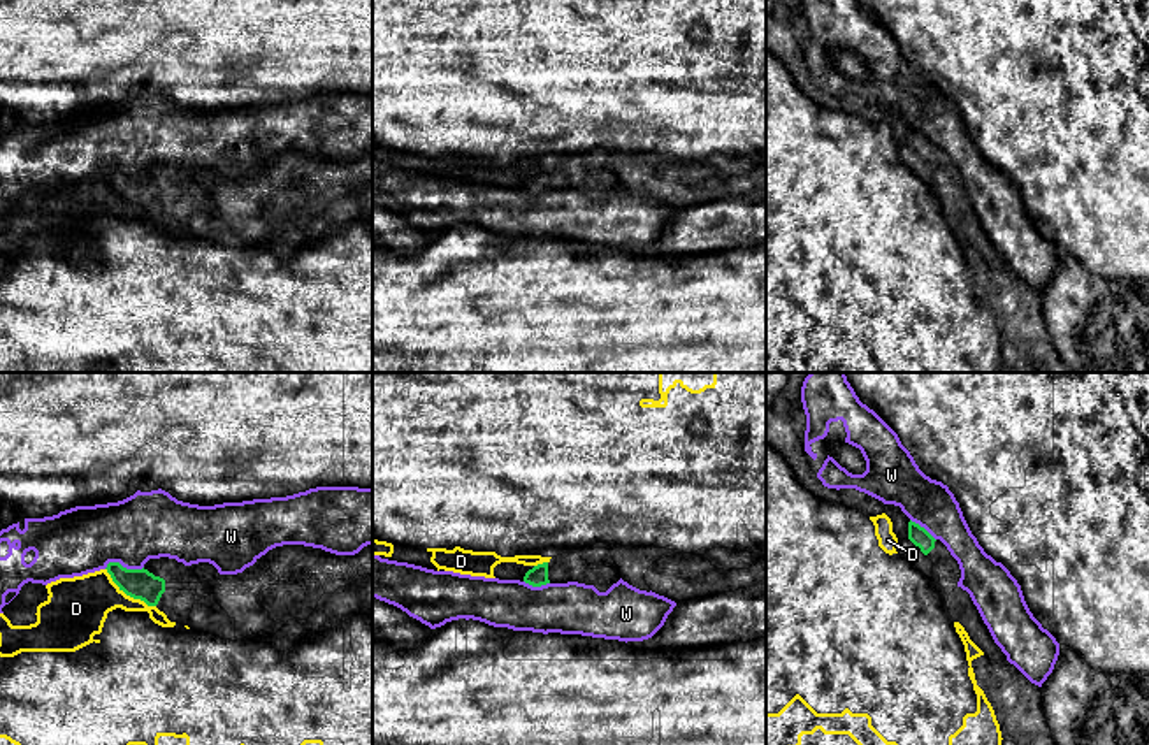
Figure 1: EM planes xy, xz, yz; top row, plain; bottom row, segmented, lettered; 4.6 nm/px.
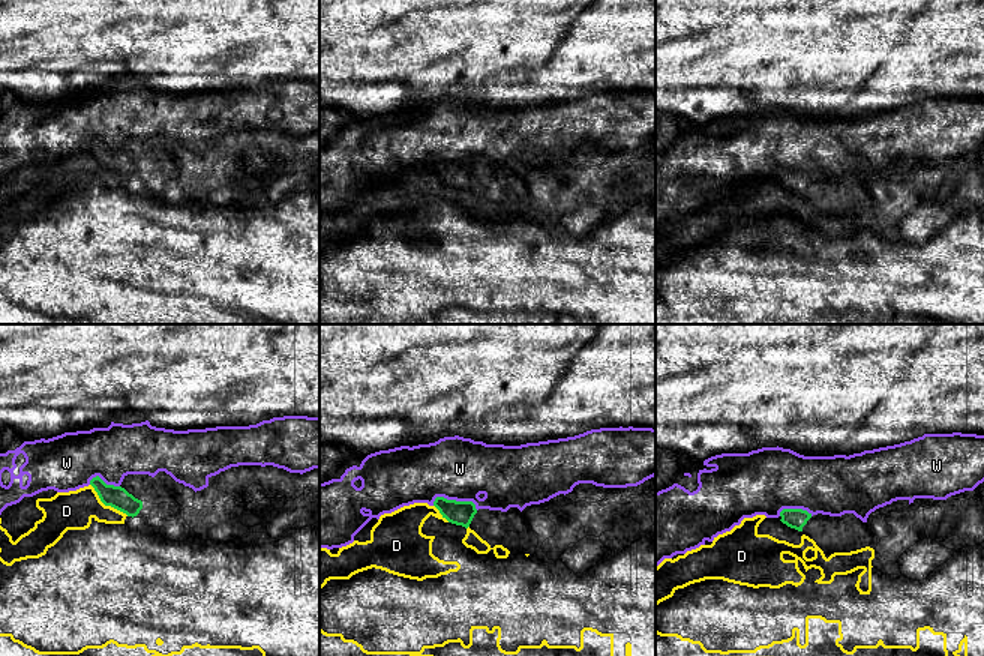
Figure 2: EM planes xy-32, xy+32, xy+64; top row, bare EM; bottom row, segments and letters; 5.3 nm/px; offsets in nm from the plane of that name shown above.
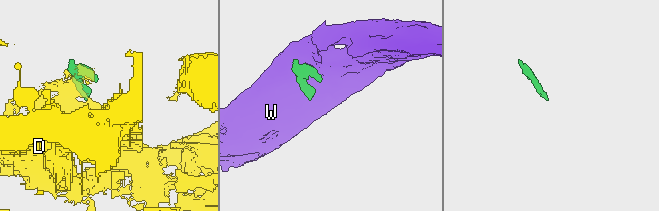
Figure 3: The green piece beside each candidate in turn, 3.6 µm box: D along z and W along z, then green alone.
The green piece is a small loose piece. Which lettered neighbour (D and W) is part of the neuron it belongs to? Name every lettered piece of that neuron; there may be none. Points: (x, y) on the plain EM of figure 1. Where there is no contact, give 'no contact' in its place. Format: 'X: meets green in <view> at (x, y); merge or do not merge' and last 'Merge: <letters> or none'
D: meets green in xy at (129, 201); do not merge
W: meets green in xy at (122, 173); do not merge
Merge: none

